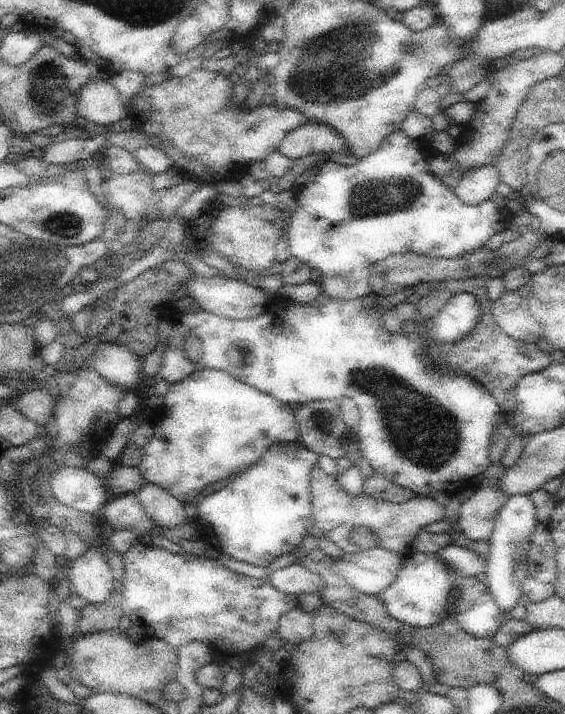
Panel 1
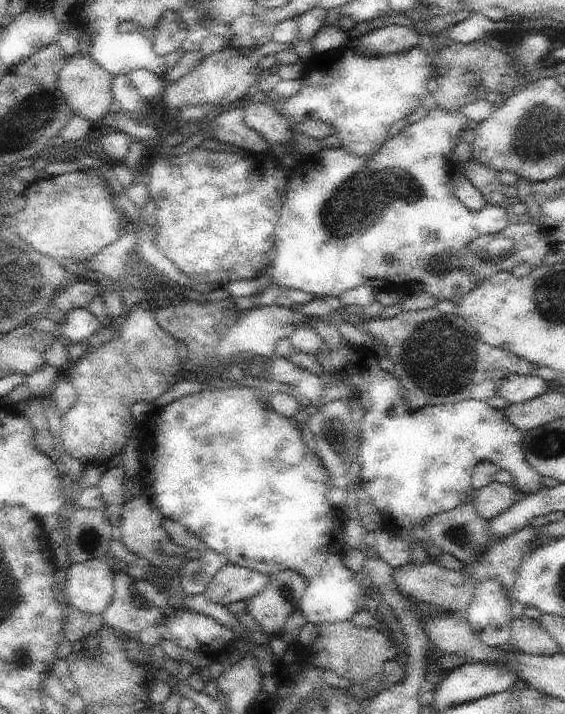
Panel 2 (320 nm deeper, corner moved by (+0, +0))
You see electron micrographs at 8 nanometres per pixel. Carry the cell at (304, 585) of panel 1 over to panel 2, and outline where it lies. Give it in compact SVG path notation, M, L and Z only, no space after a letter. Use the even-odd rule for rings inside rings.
M228 563L214 574L205 588L204 595L206 599L224 606L238 600L247 601L268 584L270 577L264 573Z

